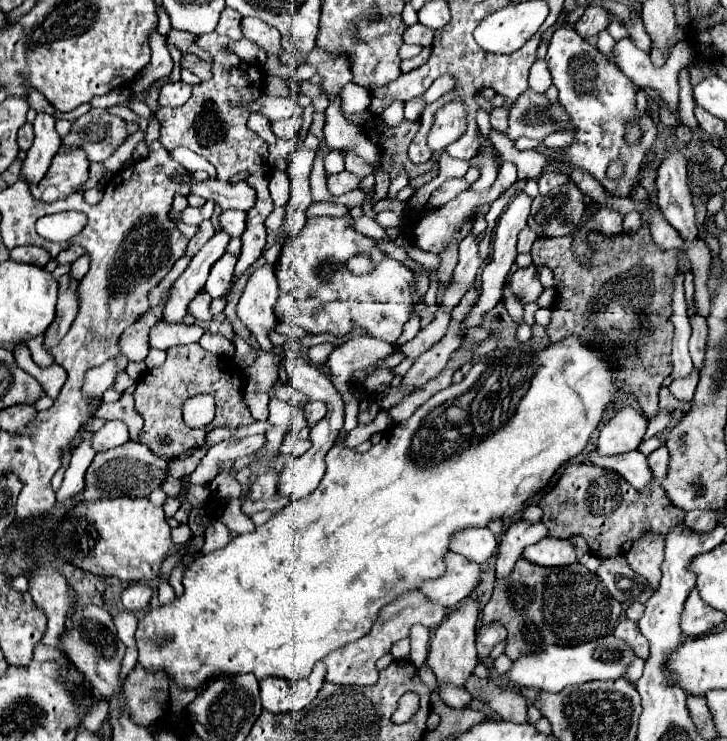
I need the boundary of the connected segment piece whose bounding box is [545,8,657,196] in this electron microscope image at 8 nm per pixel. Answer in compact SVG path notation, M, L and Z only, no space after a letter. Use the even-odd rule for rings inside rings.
M563 8L559 16L559 24L551 36L549 56L545 56L547 68L553 76L553 84L559 88L559 102L565 106L569 118L573 124L577 124L577 142L565 148L565 156L557 158L553 164L555 172L571 174L573 168L581 168L589 174L593 174L609 194L613 196L633 196L637 176L643 164L643 152L649 152L651 144L657 138L657 128L649 114L641 114L635 108L635 84L619 72L615 64L603 58L603 54L591 46L587 40L583 40L573 24L567 22L567 10ZM631 120L637 120L641 128L641 140L637 146L629 146L625 142L625 124ZM611 162L623 164L623 176L617 180L611 180L605 176Z

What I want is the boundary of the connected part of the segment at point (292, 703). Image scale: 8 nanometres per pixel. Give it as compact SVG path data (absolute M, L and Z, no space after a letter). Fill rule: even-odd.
M317 662L313 666L313 672L309 678L303 678L301 682L291 682L285 678L265 678L261 686L261 704L265 710L273 714L287 714L287 712L299 712L311 700L315 700L319 688L325 682L325 664Z

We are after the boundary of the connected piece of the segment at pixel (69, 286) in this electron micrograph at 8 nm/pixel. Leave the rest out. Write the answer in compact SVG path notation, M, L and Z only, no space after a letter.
M65 274L59 278L59 302L57 302L57 312L55 312L55 320L51 322L51 326L45 332L45 348L55 344L59 338L63 338L77 314L77 282Z

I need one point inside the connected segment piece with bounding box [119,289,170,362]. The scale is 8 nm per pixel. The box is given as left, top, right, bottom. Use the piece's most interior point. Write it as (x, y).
(134, 343)

